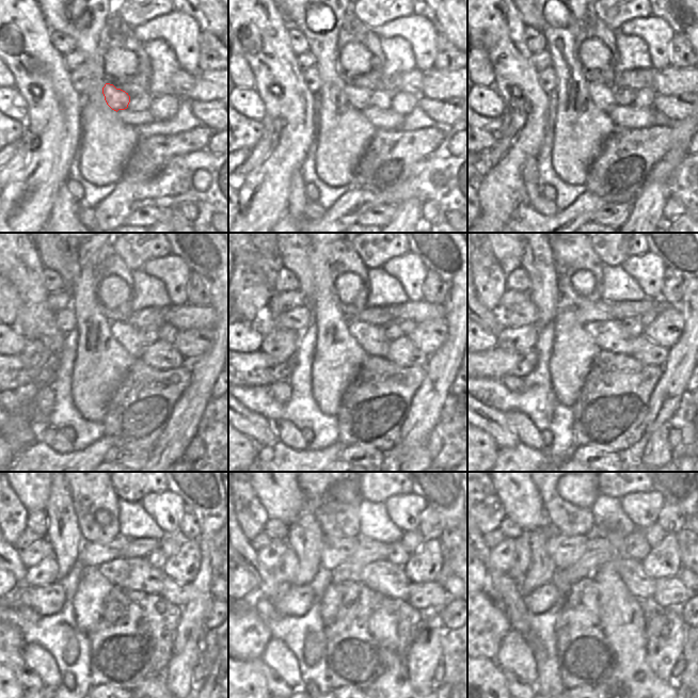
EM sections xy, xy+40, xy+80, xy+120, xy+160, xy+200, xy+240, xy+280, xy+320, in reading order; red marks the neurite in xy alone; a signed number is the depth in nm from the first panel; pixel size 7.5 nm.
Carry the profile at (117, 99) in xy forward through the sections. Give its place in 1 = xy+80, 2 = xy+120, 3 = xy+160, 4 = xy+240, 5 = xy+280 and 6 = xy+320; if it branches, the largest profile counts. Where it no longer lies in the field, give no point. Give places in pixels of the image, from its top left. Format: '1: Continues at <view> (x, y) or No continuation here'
1: Continues at xy+80 (603, 97)
2: Continues at xy+120 (129, 337)
3: Continues at xy+160 (373, 340)
4: Continues at xy+240 (141, 576)
5: Continues at xy+280 (384, 577)
6: Continues at xy+320 (631, 571).

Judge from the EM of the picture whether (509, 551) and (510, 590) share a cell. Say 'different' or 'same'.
different

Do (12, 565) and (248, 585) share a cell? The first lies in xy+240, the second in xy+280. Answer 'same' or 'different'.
different

